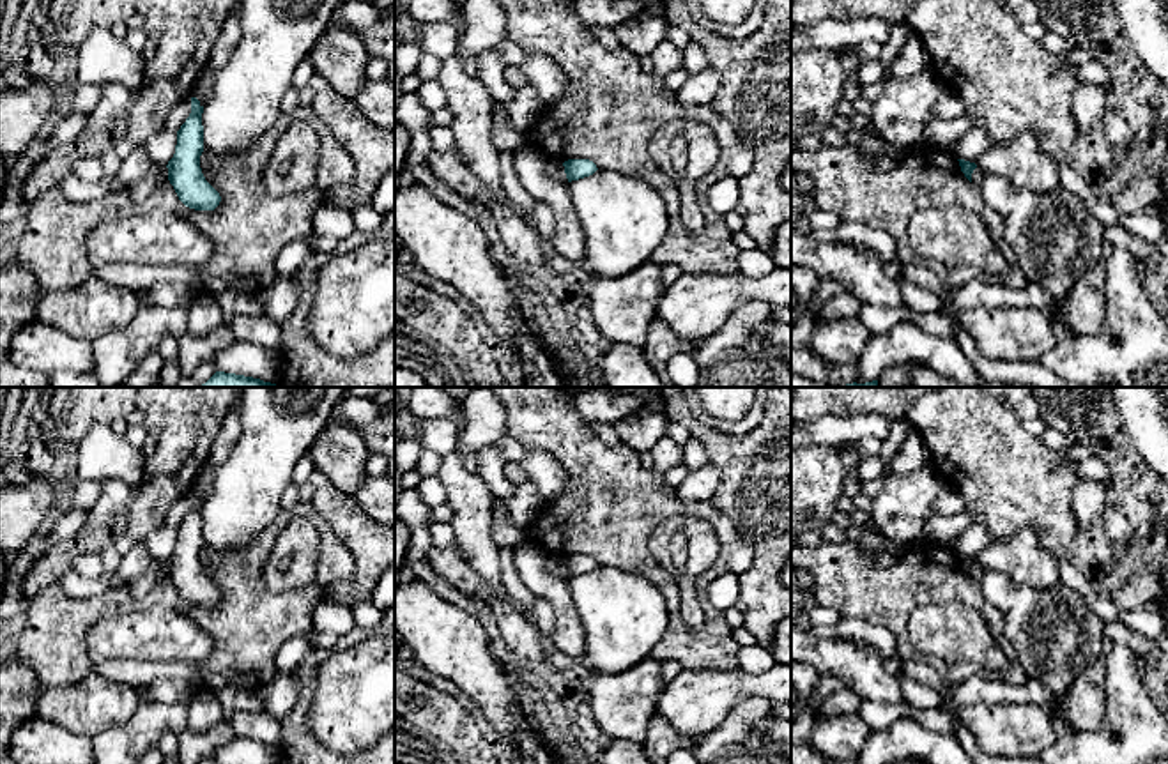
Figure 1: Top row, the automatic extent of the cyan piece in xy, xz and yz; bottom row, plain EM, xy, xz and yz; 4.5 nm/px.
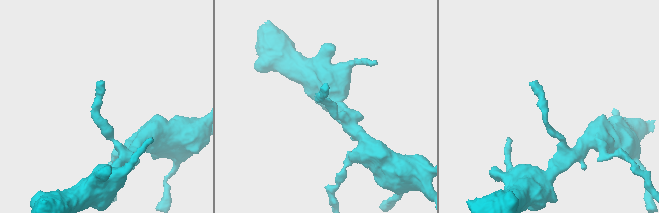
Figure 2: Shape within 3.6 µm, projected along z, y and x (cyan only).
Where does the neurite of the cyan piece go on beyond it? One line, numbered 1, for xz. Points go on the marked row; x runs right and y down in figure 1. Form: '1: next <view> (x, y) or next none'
1: next none

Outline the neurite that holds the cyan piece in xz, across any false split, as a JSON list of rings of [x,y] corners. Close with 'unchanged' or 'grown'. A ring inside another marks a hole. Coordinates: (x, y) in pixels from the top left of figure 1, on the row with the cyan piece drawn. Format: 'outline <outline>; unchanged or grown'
outline [[[568,159],[563,163],[568,182],[593,175],[598,168],[589,159]]]; unchanged

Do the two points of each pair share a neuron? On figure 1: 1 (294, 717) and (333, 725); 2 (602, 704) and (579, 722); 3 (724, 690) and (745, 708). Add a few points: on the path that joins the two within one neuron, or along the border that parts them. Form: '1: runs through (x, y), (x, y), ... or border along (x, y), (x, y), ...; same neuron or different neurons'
1: border along (315, 679), (308, 729), (324, 745); different neurons
2: border along (584, 708), (604, 733); different neurons
3: border along (770, 701), (744, 697), (710, 731); different neurons

